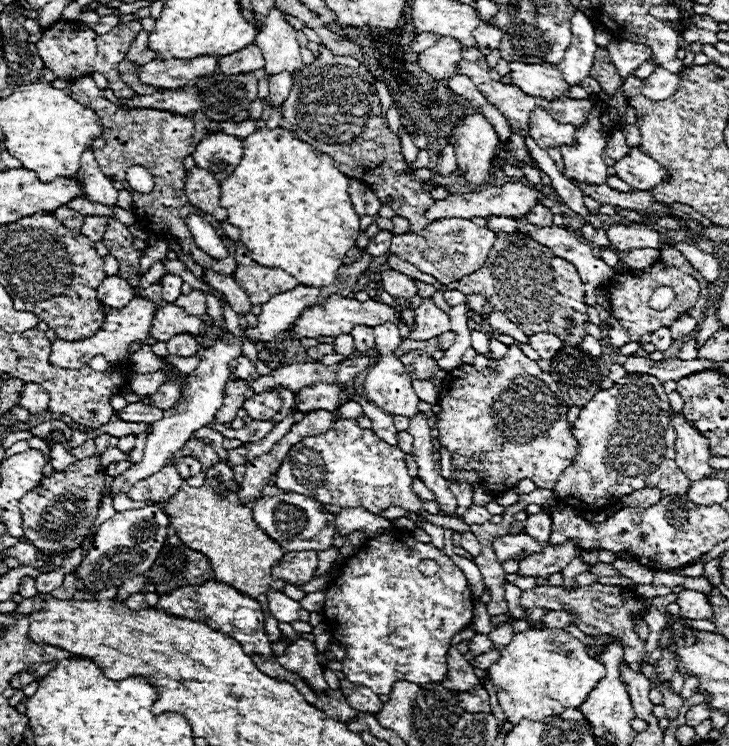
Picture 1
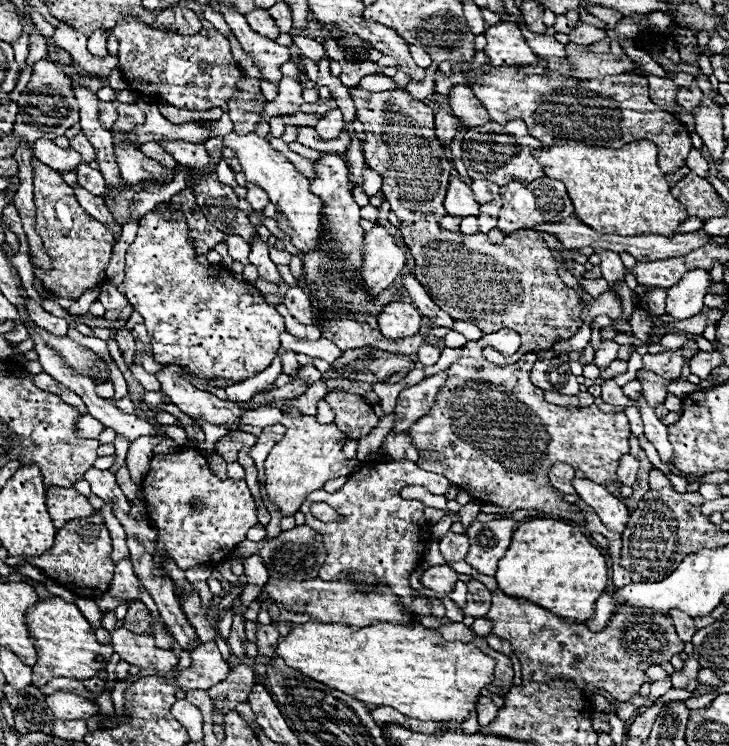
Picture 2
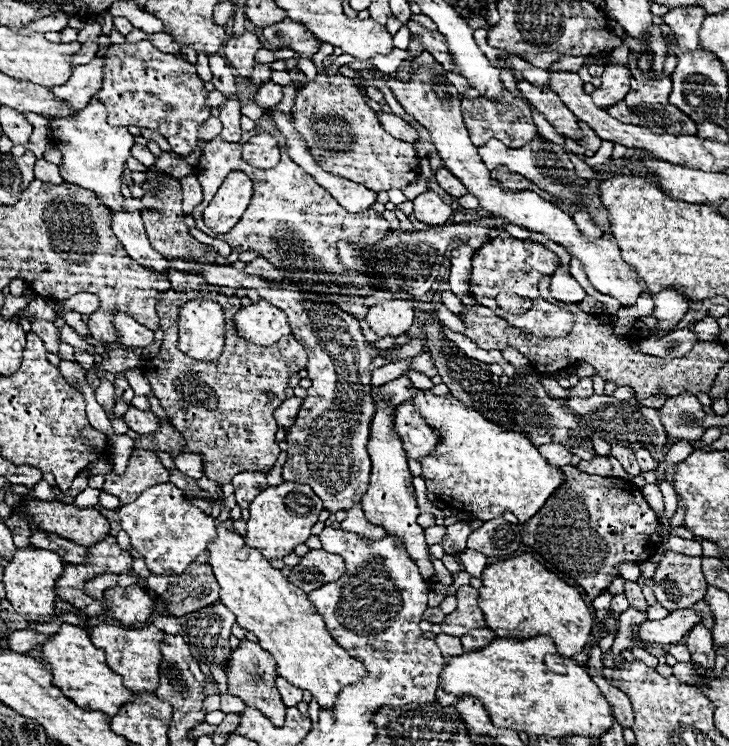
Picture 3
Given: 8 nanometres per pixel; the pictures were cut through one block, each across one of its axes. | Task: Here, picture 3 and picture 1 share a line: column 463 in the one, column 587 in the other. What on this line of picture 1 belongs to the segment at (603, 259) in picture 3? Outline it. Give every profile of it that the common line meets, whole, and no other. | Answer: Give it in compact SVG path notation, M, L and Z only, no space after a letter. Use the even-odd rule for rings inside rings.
M598 92L590 96L592 108L586 124L576 128L576 146L562 146L564 176L568 180L578 180L586 184L602 184L608 176L608 164L602 162L602 150L606 148L606 138L602 134L602 114L608 106L610 96Z

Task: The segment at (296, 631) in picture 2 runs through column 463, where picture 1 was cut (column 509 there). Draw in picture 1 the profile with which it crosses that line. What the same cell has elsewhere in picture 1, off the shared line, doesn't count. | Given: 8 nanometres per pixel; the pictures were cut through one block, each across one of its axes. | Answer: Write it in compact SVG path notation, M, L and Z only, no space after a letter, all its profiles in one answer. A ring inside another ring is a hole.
M528 628L514 634L510 644L500 650L498 662L486 672L494 684L498 704L512 724L518 724L522 718L542 720L566 708L578 708L604 678L604 666L588 656L580 640L560 628Z

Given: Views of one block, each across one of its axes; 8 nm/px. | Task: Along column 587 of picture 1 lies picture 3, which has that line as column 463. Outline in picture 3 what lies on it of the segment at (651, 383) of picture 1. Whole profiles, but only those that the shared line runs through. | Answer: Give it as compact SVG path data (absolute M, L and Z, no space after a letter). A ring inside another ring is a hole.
M418 392L412 402L428 424L436 424L436 428L444 432L440 452L426 456L420 464L426 490L434 492L436 498L448 506L454 506L456 510L470 510L478 520L490 520L504 512L512 512L518 522L524 524L564 482L562 470L548 464L530 440L518 432L492 424L480 412L466 408L454 396Z

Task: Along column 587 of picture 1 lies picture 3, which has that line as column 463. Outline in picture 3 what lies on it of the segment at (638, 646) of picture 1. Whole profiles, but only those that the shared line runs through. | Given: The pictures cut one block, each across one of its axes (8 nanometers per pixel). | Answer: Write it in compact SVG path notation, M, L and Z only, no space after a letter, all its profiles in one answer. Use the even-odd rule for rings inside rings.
M460 586L456 592L458 608L446 616L442 624L442 632L448 636L462 636L472 628L484 628L484 614L478 608L480 592L472 586Z

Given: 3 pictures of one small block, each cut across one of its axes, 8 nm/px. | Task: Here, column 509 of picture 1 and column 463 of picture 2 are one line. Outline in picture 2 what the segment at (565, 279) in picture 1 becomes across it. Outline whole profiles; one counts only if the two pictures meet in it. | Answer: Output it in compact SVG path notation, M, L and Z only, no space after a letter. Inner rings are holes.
M360 86L350 88L352 100L356 104L356 116L364 126L364 156L370 170L376 170L382 176L382 192L390 202L392 212L401 221L400 232L408 242L408 248L416 260L414 276L424 284L430 292L432 300L448 312L452 318L468 318L472 320L484 334L498 332L502 328L516 330L522 336L522 348L514 356L504 356L493 347L483 350L483 356L497 365L509 365L520 360L520 356L534 350L550 350L556 342L572 338L578 328L584 326L580 312L584 308L582 298L570 286L566 286L556 268L552 252L546 242L534 230L520 230L504 238L502 244L490 244L486 234L464 236L462 232L442 230L439 221L446 214L444 196L448 188L448 180L452 176L452 162L446 156L446 148L434 134L434 112L420 100L412 100L406 90L392 90L384 94L372 94L362 90Z

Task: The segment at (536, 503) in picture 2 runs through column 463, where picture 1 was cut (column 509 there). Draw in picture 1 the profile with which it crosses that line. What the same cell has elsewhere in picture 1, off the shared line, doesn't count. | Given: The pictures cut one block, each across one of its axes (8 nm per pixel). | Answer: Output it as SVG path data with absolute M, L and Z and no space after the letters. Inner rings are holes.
M510 346L508 350L510 352L506 358L492 362L492 370L476 372L470 364L462 364L450 370L442 380L438 398L440 412L436 414L436 430L440 434L438 440L452 452L452 466L478 472L482 488L494 496L510 490L512 484L516 484L516 470L522 478L536 480L538 488L554 488L558 476L572 464L578 454L578 442L566 418L568 406L554 396L552 388L544 380L546 374L534 360L524 356L516 346ZM472 452L480 452L482 460L472 460Z

